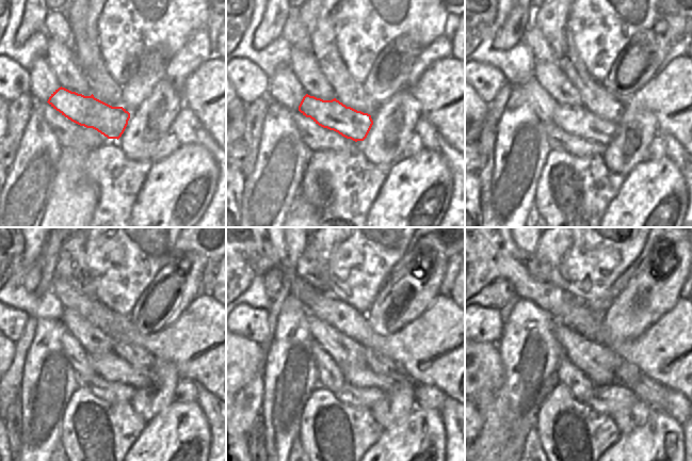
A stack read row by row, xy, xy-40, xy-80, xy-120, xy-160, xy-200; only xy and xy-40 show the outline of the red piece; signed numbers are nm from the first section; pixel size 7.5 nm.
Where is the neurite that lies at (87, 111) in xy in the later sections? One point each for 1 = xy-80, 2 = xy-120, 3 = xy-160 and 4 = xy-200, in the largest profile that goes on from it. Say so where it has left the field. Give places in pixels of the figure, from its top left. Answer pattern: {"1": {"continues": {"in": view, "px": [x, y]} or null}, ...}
{"1": {"continues": {"in": "xy-80", "px": [579, 121]}}, "2": {"continues": {"in": "xy-120", "px": [110, 366]}}, "3": {"continues": {"in": "xy-160", "px": [357, 376]}}, "4": {"continues": {"in": "xy-200", "px": [653, 393]}}}

